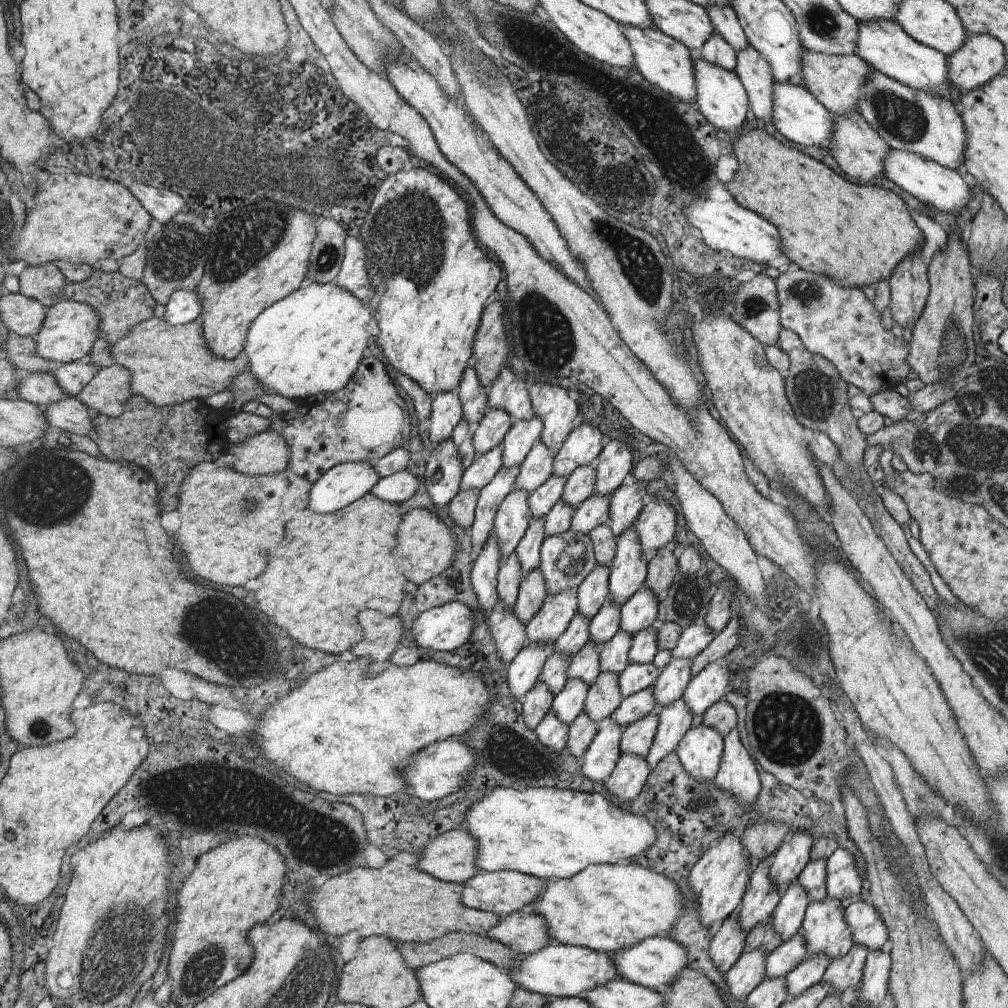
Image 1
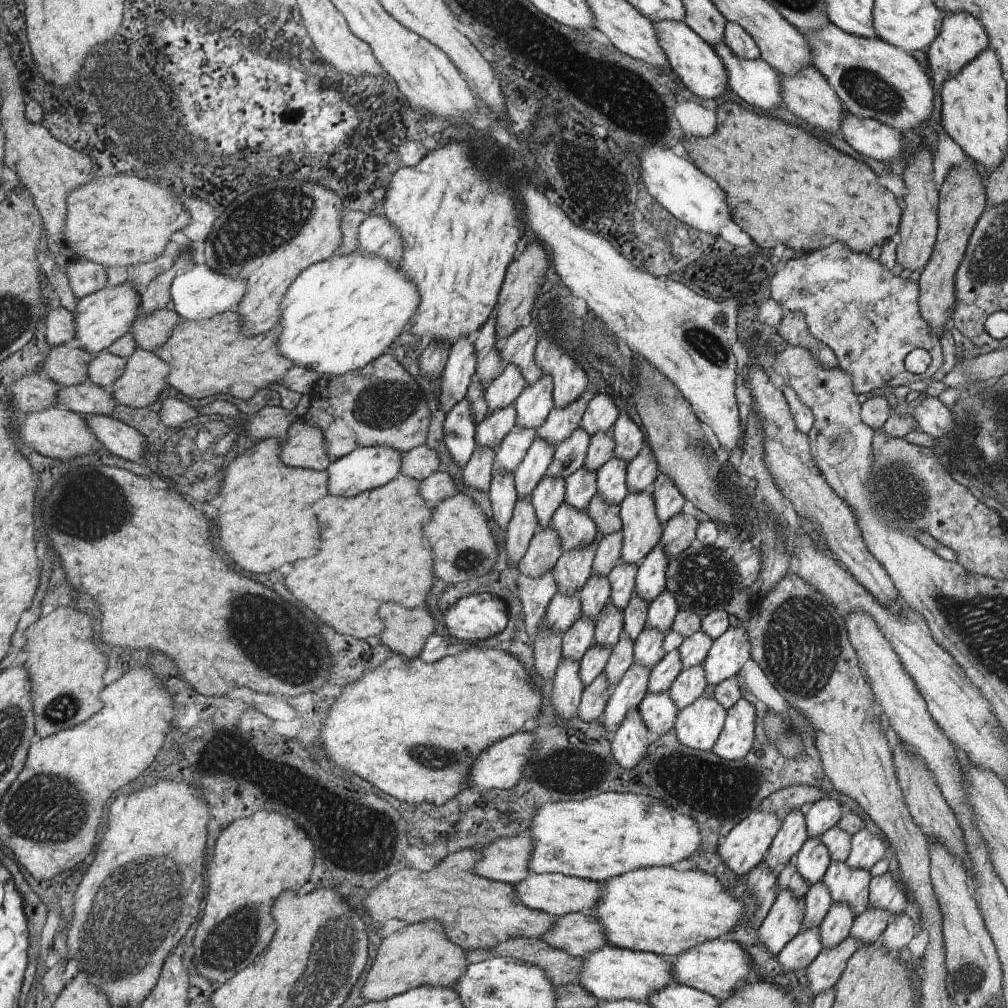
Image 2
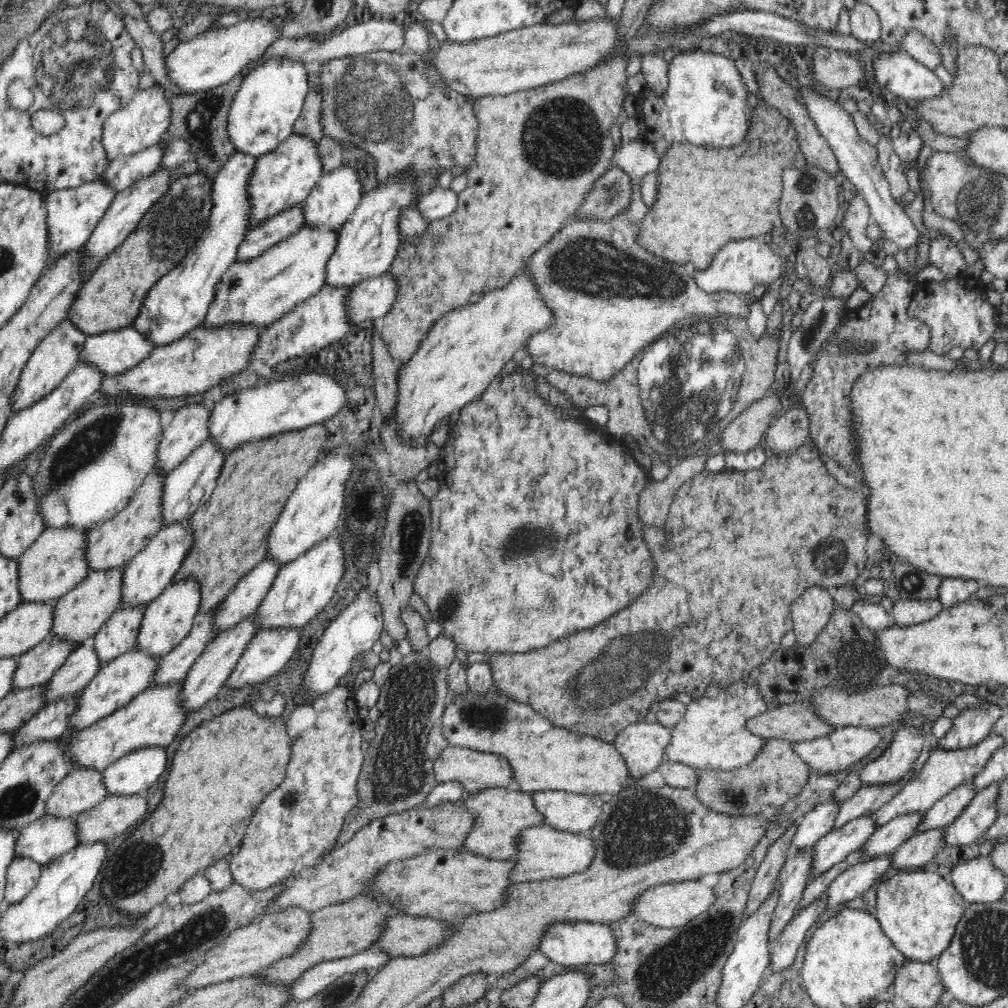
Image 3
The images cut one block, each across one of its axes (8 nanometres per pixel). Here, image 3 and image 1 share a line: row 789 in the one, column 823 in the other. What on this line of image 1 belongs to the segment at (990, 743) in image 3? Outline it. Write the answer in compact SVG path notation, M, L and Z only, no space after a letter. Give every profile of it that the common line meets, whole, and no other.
M824 898L809 903L802 923L807 958L826 954L830 961L846 956L854 944L852 930L844 920L842 900Z

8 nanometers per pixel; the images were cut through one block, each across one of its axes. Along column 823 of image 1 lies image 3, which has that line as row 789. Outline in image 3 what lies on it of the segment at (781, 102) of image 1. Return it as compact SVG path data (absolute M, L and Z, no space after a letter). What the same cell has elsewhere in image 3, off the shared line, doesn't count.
M146 746L118 758L101 772L107 794L145 794L150 786L166 774L166 759L164 746Z

